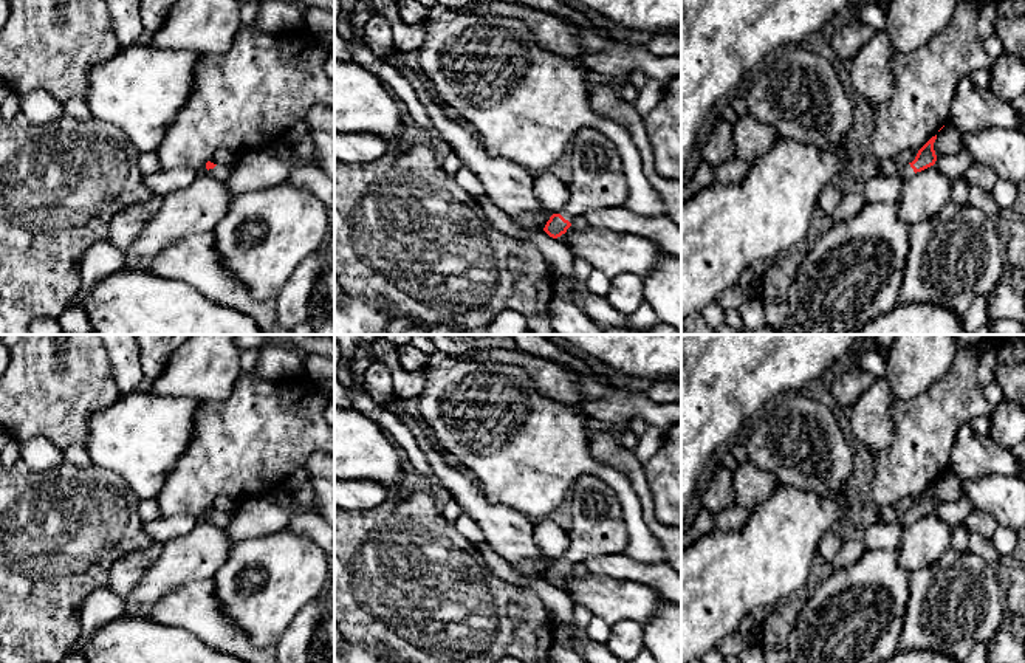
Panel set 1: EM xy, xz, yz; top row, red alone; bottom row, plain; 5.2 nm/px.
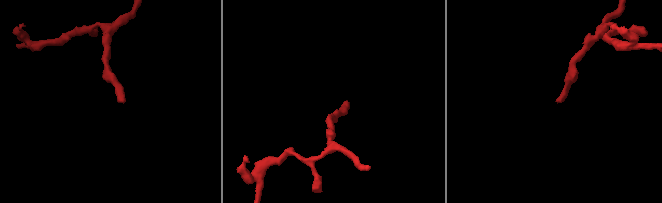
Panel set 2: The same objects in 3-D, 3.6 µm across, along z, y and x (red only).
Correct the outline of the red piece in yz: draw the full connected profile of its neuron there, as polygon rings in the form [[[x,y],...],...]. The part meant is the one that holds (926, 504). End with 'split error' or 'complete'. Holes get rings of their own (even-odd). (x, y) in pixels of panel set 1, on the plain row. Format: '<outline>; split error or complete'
[[[937,482],[932,483],[917,500],[915,507],[909,510],[907,513],[903,513],[900,517],[901,525],[909,525],[915,522],[917,519],[921,519],[931,513],[935,511],[937,502],[934,497],[934,490],[937,486]]]; split error

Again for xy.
[[[238,499],[234,510],[214,511],[207,508],[206,516],[217,525],[228,525],[242,513],[243,507],[245,507],[245,499]]]; split error

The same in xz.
[[[584,474],[571,486],[570,547],[560,561],[553,561],[543,578],[557,586],[571,573],[578,562],[590,558],[621,555],[629,534],[622,520],[622,508],[616,493],[599,477]]]; split error

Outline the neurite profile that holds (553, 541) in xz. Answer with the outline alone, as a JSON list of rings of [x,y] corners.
[[[548,517],[534,522],[533,539],[551,561],[560,561],[570,547],[568,533]]]

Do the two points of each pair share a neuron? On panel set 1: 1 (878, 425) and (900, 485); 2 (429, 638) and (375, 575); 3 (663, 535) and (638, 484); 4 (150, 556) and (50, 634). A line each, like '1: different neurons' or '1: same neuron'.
1: different neurons
2: same neuron
3: same neuron
4: different neurons

